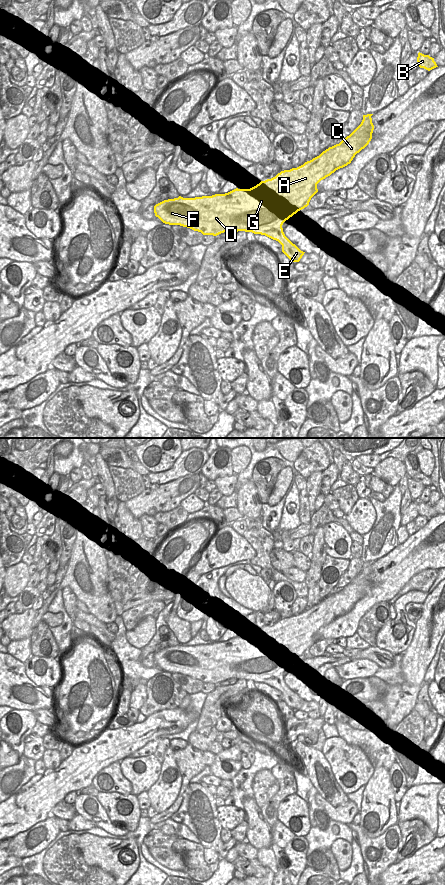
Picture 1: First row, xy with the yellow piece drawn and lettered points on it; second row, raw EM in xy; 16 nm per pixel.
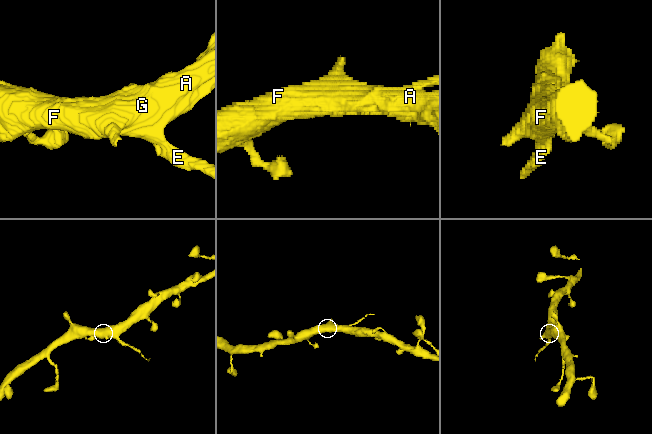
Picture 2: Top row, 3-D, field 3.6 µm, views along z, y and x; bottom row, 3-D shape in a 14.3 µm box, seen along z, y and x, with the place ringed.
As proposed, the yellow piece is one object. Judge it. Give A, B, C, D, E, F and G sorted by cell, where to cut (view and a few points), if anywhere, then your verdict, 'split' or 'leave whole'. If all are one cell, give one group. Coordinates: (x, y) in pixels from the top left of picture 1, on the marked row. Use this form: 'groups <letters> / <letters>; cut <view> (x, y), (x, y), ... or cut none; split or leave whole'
groups A B C D F G / E; cut xy (292, 243), (289, 248), (282, 249); split

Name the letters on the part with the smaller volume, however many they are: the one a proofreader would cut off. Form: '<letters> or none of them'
E

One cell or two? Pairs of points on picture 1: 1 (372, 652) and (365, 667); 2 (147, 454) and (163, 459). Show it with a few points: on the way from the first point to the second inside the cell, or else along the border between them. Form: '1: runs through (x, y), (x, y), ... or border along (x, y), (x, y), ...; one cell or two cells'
1: border along (345, 663), (356, 659), (369, 659), (379, 666); two cells
2: runs through (151, 455), (159, 455); one cell

